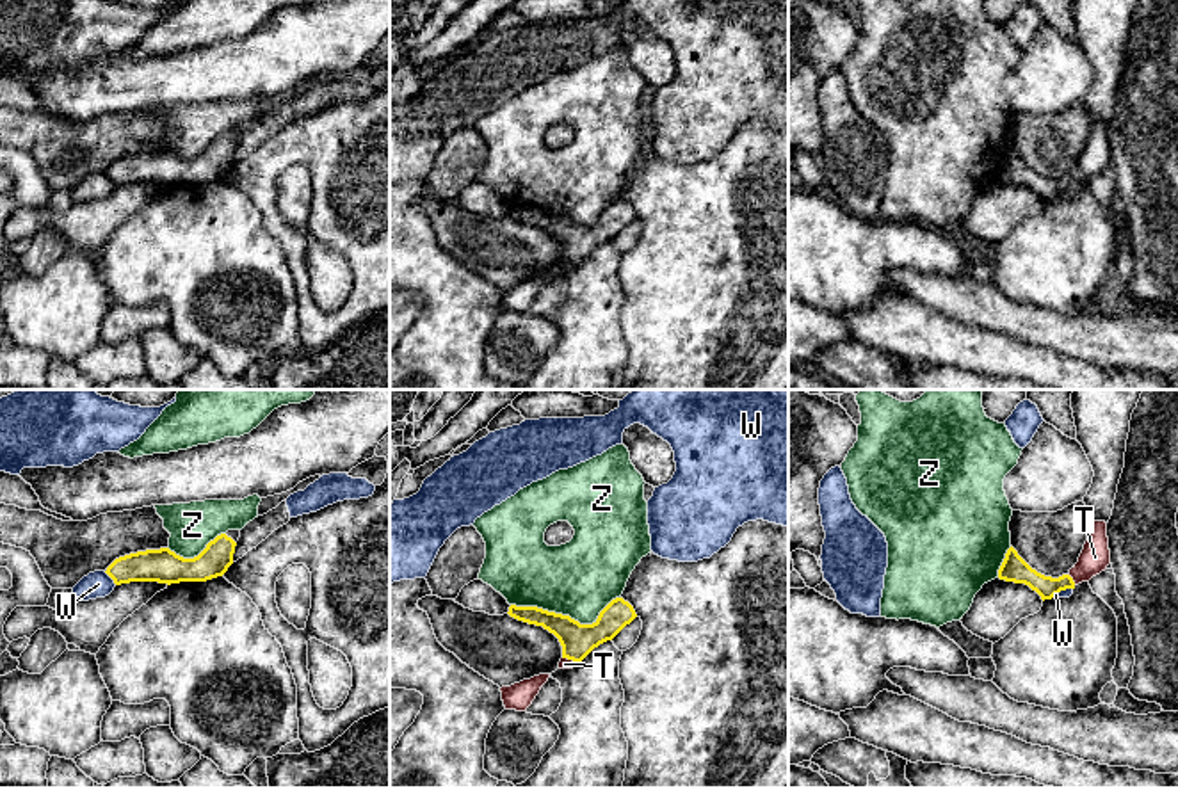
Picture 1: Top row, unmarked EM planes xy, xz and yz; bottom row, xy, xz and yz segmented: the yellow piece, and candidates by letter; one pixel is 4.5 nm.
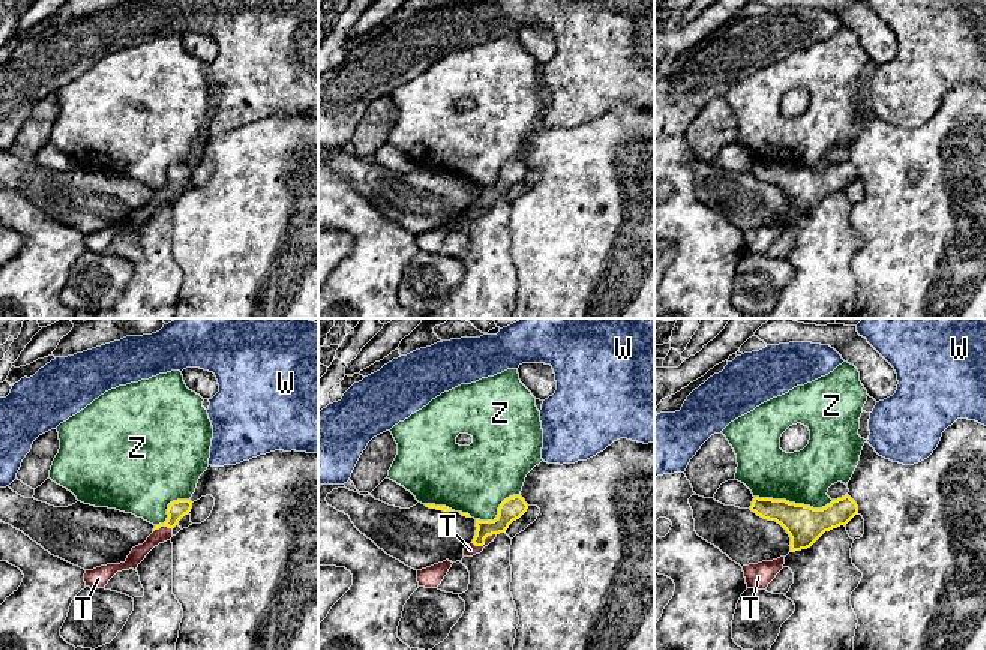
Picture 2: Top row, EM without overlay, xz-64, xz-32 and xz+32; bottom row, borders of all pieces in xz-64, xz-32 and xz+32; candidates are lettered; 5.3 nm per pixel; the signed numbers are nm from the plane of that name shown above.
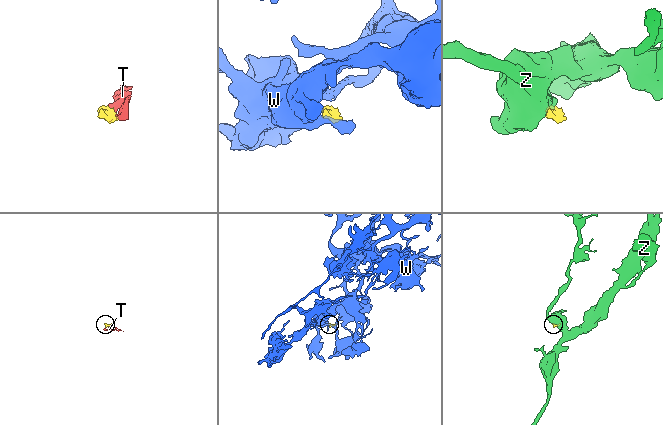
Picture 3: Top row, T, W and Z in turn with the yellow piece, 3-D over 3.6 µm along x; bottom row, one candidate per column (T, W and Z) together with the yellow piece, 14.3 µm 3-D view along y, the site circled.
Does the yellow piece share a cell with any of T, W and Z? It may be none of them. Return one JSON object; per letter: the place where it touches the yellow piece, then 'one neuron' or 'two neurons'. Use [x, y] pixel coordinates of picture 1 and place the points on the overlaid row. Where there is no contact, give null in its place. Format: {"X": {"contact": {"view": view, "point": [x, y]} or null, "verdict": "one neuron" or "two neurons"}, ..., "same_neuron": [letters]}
{"T": {"contact": {"view": "yz", "point": [1072, 578]}, "verdict": "one neuron"}, "W": {"contact": {"view": "xy", "point": [111, 577]}, "verdict": "two neurons"}, "Z": {"contact": {"view": "xz", "point": [566, 616]}, "verdict": "two neurons"}, "same_neuron": ["T"]}

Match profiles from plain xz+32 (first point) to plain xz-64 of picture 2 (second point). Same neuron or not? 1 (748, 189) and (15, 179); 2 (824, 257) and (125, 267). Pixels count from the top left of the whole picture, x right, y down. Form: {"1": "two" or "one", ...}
{"1": "one", "2": "two"}

